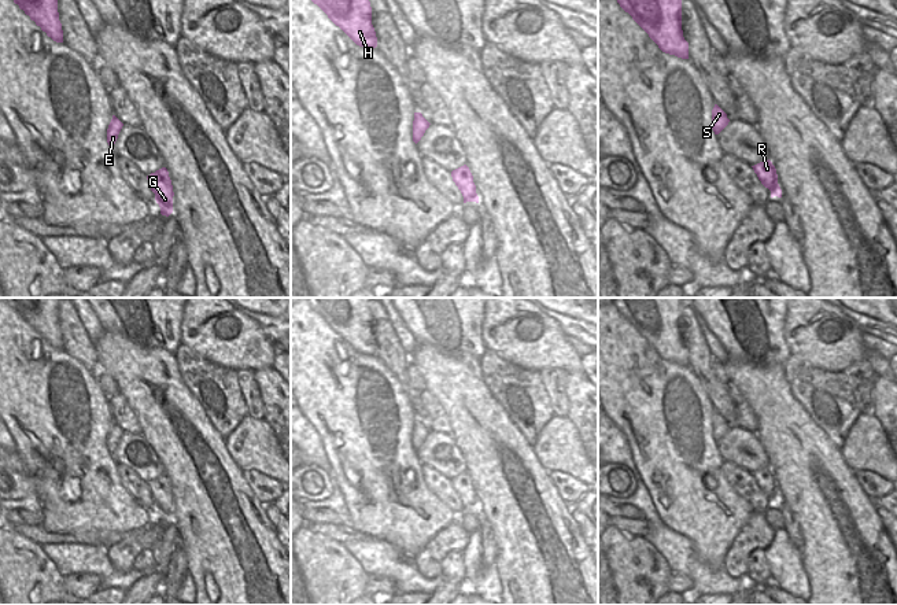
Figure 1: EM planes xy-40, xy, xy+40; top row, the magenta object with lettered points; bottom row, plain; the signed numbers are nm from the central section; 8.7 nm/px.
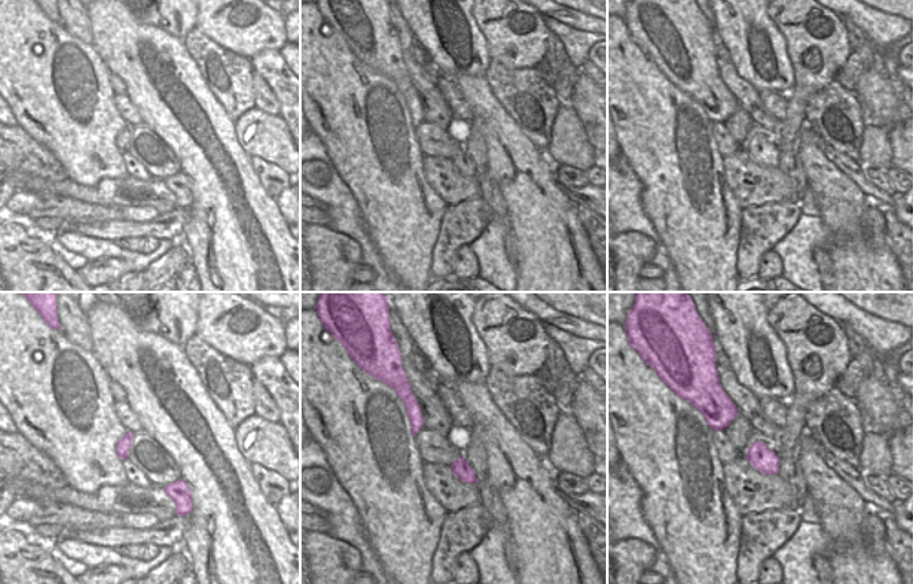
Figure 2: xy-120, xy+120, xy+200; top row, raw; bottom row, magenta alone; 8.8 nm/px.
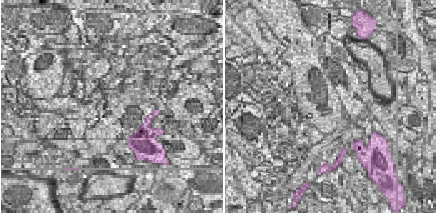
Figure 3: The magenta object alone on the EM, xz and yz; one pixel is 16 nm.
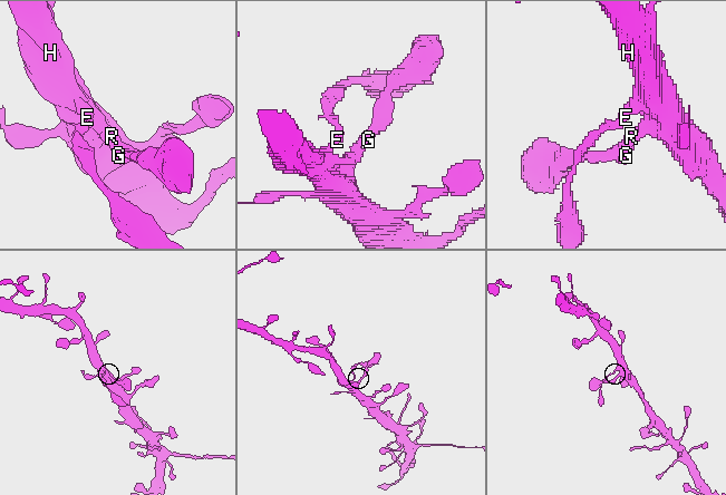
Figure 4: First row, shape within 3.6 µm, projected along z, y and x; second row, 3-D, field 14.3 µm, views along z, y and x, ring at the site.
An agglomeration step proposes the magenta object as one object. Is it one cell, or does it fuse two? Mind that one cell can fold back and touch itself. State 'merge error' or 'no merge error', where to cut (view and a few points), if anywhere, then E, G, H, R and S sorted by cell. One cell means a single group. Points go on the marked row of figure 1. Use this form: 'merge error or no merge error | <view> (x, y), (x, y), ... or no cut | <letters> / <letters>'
merge error | xy (419, 113), (413, 129) | E / G H R S

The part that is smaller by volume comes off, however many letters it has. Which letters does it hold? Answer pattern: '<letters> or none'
E

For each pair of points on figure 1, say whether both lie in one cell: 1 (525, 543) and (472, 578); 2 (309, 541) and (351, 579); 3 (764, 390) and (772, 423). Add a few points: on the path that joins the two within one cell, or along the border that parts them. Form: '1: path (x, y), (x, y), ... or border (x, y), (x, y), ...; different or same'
1: border (494, 564), (502, 590); different
2: path (320, 552), (340, 572); same
3: path (771, 398), (772, 414); same

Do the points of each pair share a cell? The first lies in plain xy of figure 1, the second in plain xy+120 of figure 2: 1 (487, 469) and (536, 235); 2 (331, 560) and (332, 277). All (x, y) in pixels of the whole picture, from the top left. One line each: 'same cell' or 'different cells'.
1: same cell
2: same cell

